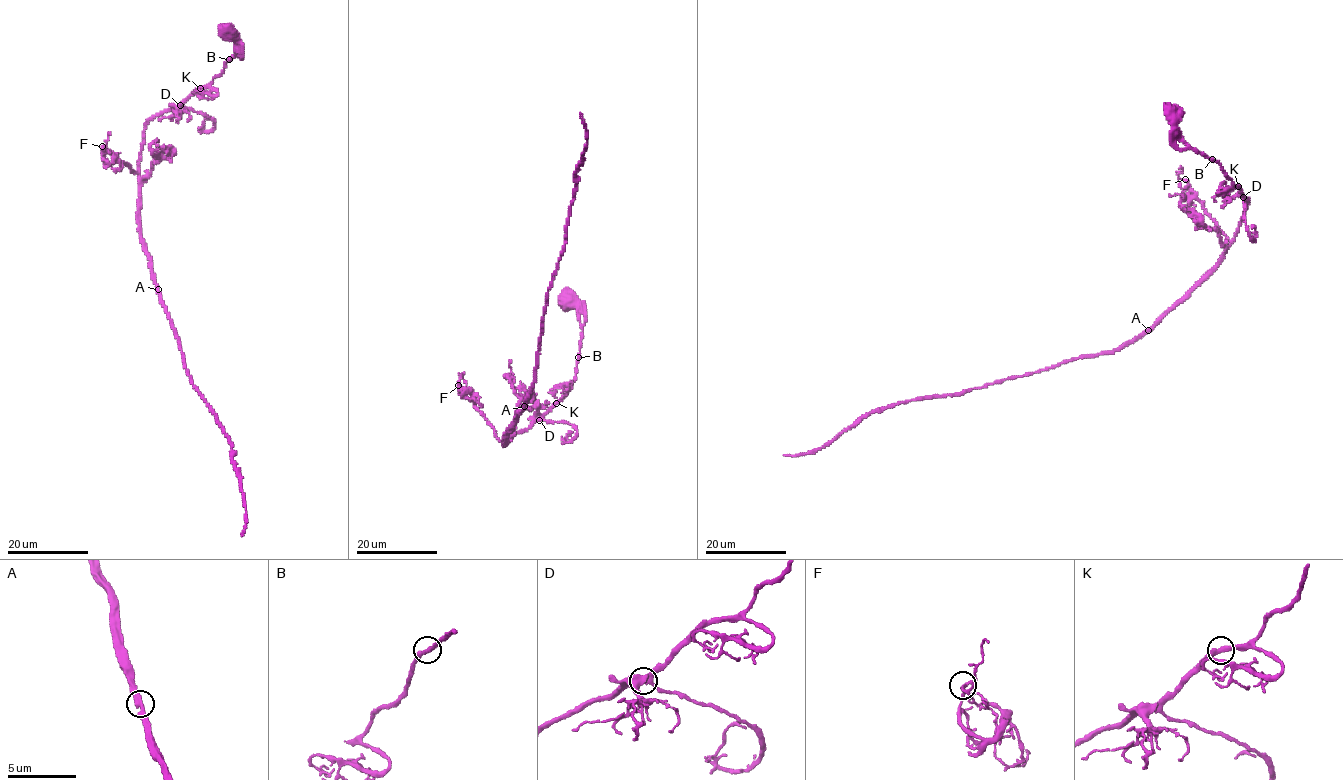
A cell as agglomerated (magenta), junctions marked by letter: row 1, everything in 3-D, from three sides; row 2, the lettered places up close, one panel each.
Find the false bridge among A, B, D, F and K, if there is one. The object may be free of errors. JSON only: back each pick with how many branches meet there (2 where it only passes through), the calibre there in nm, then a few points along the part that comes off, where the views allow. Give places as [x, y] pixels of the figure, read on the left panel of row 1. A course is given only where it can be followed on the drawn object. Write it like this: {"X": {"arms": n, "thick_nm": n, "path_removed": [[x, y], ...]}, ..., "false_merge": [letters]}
{"false_merge": []}

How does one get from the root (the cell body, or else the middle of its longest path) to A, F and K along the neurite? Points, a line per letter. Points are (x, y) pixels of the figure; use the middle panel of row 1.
A: (569, 301), (577, 309), (582, 328), (575, 378), (552, 408), (512, 434), (504, 446), (508, 428), (523, 407)
F: (569, 301), (577, 309), (582, 328), (575, 378), (552, 408), (512, 434), (505, 446), (458, 385)
K: (569, 301), (577, 309), (582, 328), (581, 347), (575, 378), (568, 391), (556, 403)

